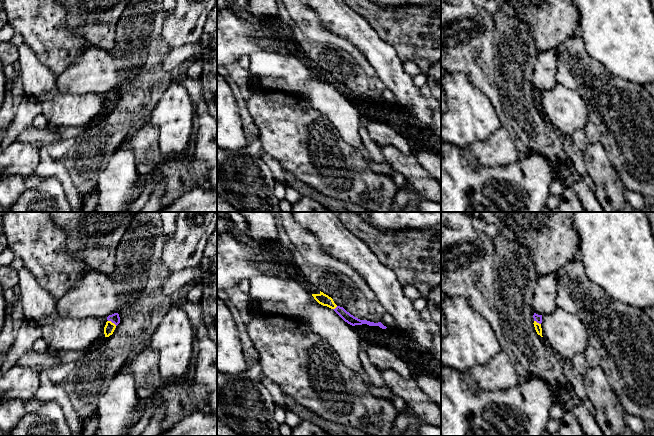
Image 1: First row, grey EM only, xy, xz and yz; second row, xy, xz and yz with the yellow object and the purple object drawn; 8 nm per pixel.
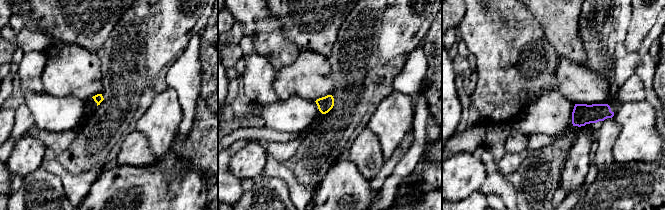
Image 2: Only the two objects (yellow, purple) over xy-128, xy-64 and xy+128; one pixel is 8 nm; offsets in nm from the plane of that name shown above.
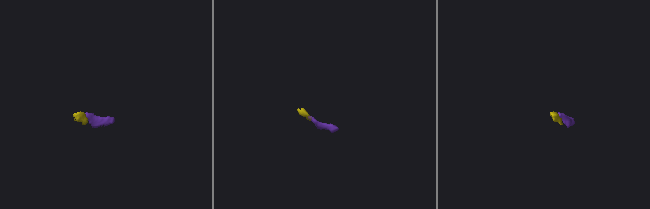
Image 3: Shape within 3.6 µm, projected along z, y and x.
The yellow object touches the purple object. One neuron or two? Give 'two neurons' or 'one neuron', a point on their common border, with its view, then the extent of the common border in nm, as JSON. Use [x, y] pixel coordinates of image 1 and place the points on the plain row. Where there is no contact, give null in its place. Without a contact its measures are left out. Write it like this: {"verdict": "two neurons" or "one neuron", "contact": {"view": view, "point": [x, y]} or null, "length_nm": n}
{"verdict": "one neuron", "contact": {"view": "xy", "point": [111, 98]}, "length_nm": 80}

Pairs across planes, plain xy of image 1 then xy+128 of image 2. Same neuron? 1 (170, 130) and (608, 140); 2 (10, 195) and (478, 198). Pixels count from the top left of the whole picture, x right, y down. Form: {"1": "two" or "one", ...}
{"1": "two", "2": "one"}

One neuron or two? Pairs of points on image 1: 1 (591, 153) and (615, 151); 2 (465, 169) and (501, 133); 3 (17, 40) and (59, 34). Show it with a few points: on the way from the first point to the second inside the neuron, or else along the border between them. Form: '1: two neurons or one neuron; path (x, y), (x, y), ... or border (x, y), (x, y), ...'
1: two neurons; border (599, 142), (618, 173)
2: two neurons; border (463, 147), (482, 165), (497, 167)
3: two neurons; border (15, 32), (22, 37), (24, 42)

